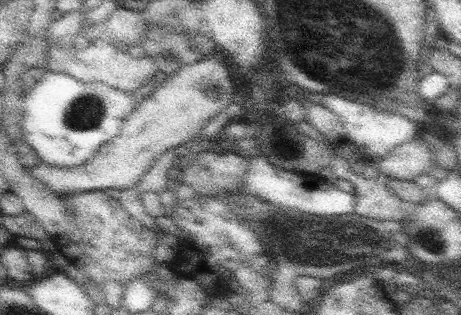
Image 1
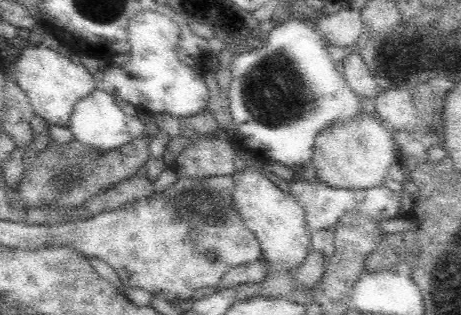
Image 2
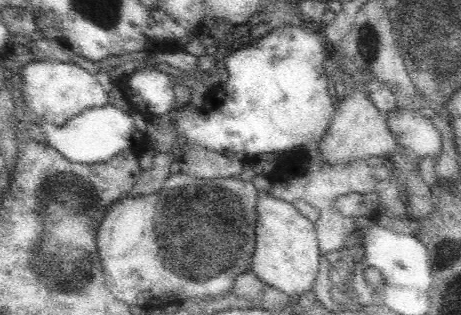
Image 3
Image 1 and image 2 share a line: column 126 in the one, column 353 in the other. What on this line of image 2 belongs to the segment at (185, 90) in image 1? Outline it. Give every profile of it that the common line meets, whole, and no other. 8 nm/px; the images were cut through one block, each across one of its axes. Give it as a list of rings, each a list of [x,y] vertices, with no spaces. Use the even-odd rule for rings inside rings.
[[[360,116],[320,132],[314,144],[314,160],[310,164],[316,168],[318,180],[324,186],[338,190],[370,190],[384,186],[388,170],[396,162],[398,150],[394,134],[376,116]]]

